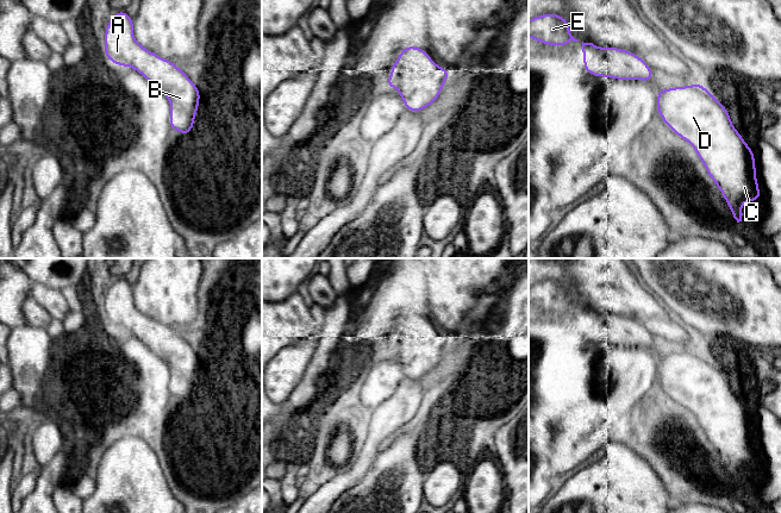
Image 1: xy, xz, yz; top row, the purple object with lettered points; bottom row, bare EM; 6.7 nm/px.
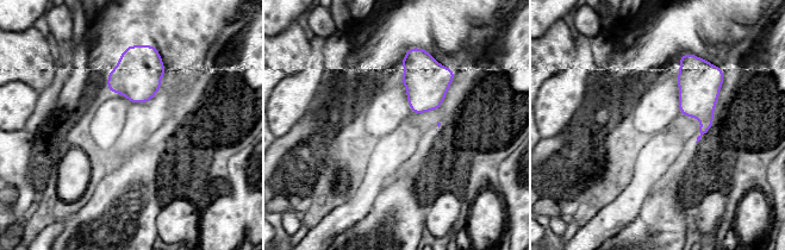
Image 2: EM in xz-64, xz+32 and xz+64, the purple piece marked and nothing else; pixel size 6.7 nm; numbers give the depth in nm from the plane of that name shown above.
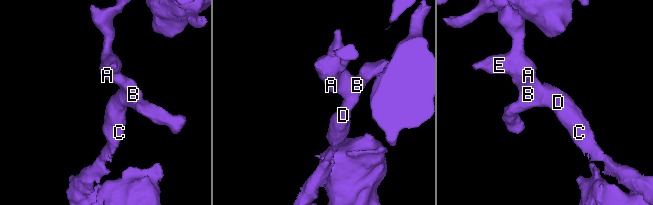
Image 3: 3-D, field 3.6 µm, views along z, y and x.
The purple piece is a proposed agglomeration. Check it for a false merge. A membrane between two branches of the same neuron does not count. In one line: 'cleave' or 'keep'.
keep

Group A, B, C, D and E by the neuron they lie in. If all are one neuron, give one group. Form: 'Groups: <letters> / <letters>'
Groups: A B C D E

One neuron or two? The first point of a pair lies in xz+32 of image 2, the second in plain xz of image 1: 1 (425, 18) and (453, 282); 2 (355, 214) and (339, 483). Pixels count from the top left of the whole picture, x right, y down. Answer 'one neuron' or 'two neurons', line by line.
1: two neurons
2: one neuron

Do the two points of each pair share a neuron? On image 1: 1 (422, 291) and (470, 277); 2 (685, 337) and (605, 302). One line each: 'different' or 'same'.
1: different
2: same

